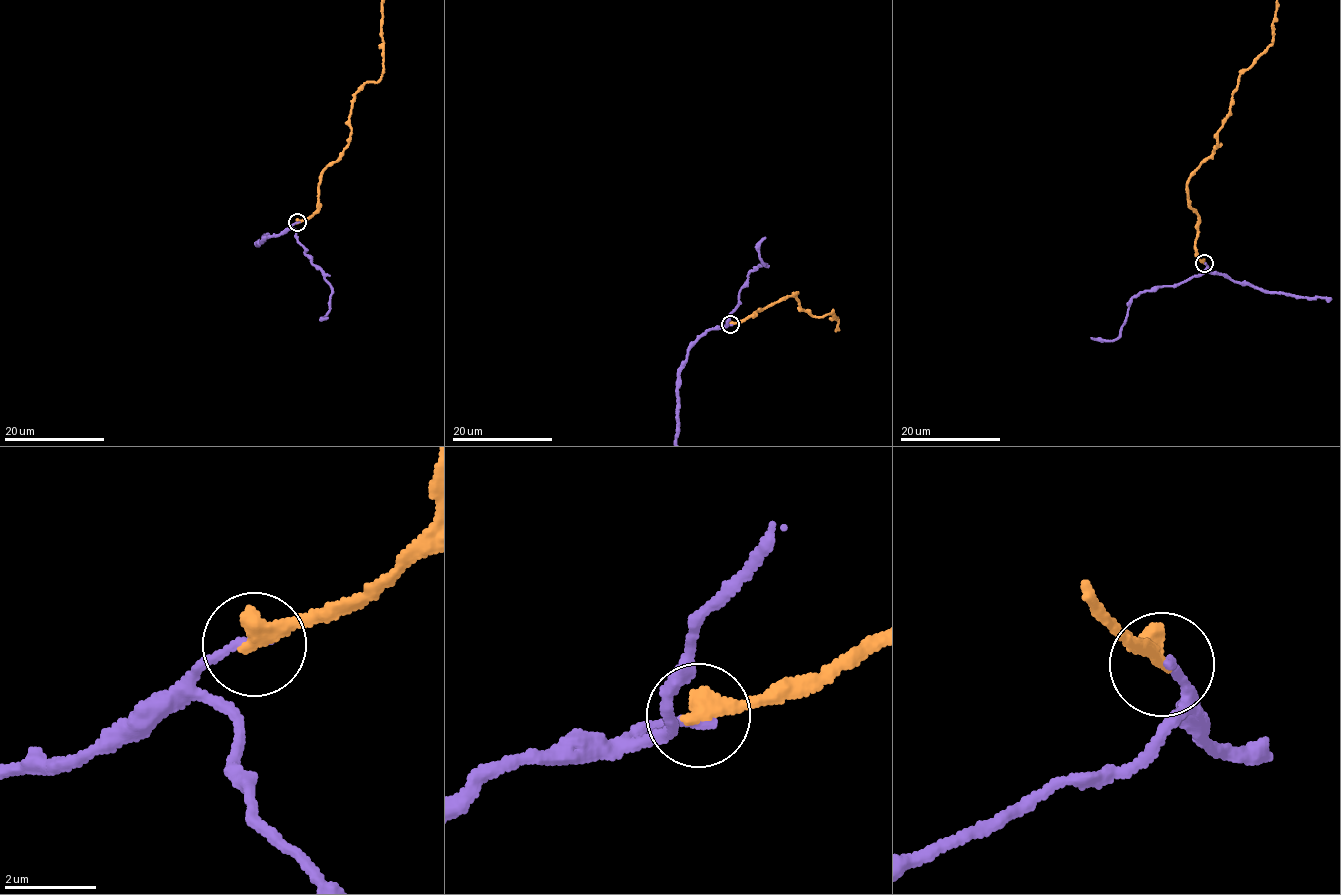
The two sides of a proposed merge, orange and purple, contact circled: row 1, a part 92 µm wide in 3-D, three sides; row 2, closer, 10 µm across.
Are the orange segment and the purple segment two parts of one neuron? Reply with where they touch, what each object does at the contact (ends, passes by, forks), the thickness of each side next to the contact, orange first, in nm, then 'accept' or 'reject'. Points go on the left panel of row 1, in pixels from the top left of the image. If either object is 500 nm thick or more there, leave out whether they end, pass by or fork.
(297, 222) | orange ends | purple ends | 420/200 nm | reject

